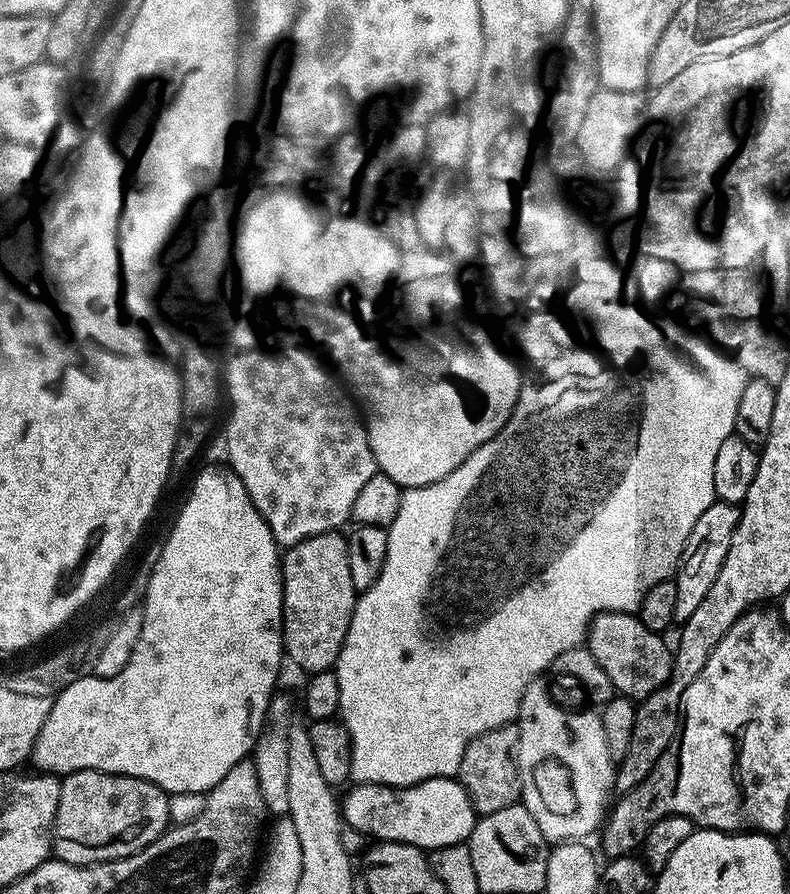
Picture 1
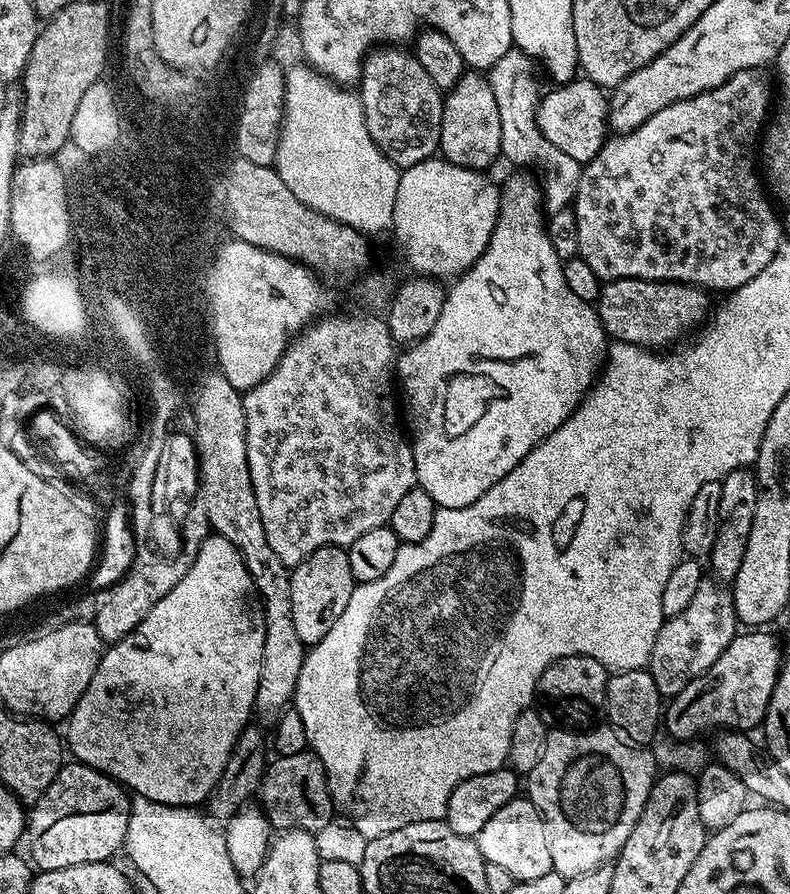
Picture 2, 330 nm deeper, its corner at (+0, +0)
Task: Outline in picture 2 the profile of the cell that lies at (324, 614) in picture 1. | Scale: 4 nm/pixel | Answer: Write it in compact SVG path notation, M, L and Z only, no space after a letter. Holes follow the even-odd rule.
M335 544L314 550L314 554L306 557L297 568L291 569L290 610L294 610L294 627L298 638L302 638L306 646L322 642L322 638L330 634L334 622L342 618L346 602L350 602L353 587L348 553L343 547Z

